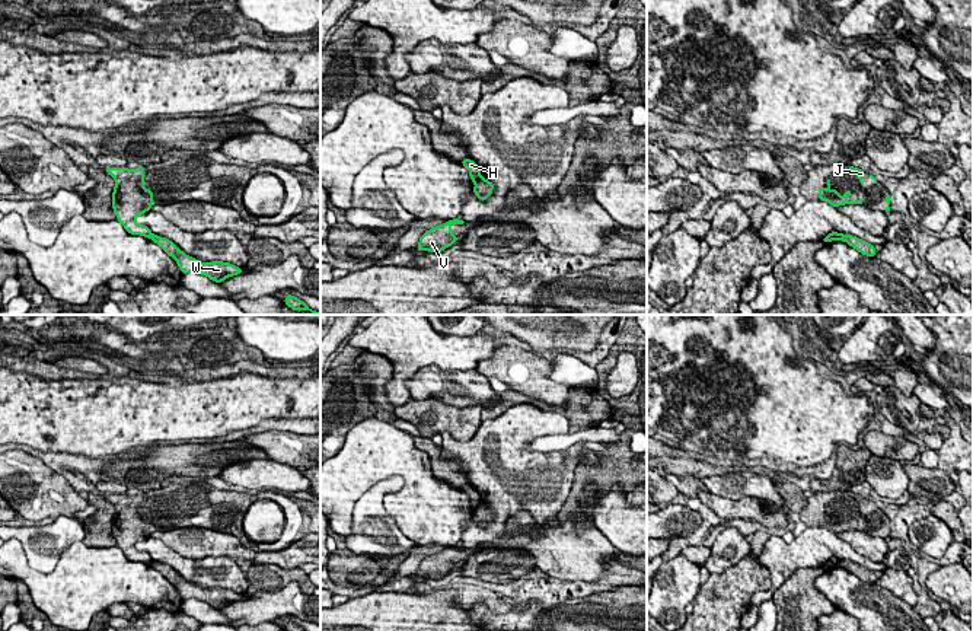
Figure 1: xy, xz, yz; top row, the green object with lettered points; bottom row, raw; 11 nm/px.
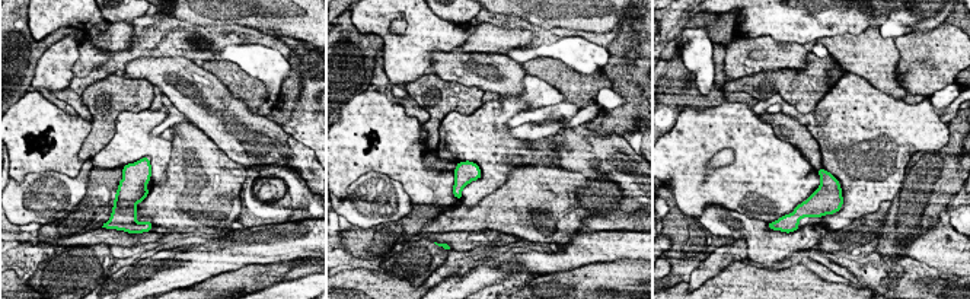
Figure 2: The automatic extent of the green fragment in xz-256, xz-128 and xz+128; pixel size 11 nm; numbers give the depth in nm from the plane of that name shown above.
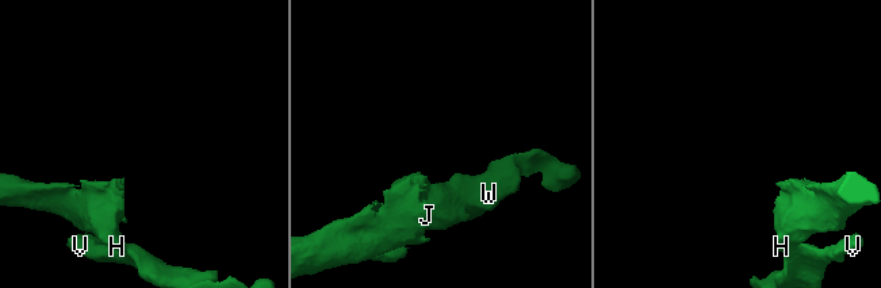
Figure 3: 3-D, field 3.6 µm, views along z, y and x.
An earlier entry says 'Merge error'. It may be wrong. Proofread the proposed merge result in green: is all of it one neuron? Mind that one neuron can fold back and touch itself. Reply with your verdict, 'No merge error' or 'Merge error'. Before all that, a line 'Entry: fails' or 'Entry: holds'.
Entry: holds
Merge error

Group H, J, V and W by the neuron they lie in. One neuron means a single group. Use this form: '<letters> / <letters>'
H J / V W

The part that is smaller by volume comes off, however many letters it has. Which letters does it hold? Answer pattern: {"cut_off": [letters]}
{"cut_off": ["H", "J"]}

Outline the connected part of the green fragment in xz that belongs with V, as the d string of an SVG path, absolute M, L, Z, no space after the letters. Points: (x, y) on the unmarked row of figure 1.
M452 545L440 552L434 552L421 561L417 579L443 579L450 574L459 564L456 564L450 555L452 551L463 551L462 545Z

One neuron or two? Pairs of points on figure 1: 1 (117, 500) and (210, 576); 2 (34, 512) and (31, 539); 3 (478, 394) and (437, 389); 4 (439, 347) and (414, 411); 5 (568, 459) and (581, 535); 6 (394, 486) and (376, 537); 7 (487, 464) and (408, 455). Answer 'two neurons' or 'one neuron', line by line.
1: two neurons
2: two neurons
3: one neuron
4: two neurons
5: two neurons
6: one neuron
7: two neurons

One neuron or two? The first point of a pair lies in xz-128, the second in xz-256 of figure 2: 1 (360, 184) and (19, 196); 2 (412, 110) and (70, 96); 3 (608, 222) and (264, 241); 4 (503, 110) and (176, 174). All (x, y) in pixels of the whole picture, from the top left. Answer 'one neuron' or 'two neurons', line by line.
1: one neuron
2: one neuron
3: two neurons
4: two neurons

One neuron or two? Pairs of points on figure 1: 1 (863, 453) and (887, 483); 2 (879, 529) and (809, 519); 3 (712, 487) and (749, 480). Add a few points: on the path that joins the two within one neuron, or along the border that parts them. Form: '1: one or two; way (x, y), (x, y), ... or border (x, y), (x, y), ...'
1: two; border (871, 455), (865, 465), (864, 480)
2: one; way (861, 515), (854, 512), (826, 512)
3: one; way (721, 486), (740, 484)

